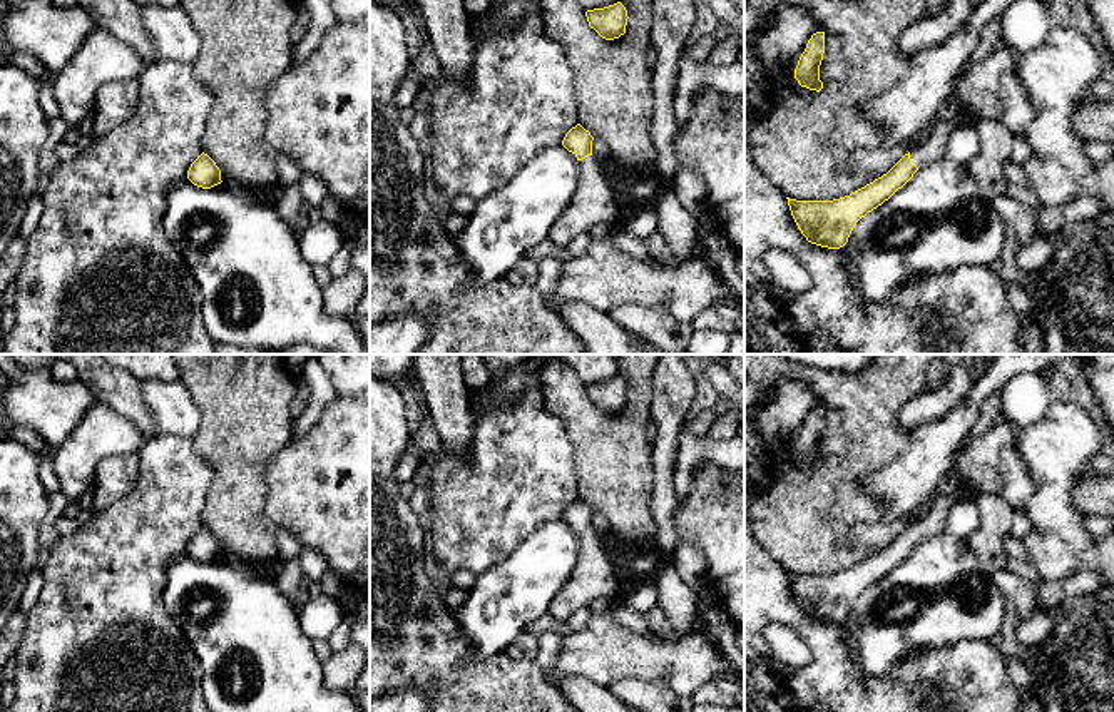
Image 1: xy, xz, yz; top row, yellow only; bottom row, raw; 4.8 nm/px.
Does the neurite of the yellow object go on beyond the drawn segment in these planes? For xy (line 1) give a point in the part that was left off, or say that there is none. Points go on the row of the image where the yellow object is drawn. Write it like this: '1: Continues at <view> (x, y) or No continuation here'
1: No continuation here

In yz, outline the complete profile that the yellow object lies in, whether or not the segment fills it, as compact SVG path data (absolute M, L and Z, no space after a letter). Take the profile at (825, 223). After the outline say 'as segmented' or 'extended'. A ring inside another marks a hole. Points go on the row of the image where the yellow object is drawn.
M948 124L937 127L925 144L917 145L887 174L850 196L833 201L796 201L786 197L798 229L811 244L828 249L843 247L861 217L888 201L920 167L943 155L947 139Z; extended

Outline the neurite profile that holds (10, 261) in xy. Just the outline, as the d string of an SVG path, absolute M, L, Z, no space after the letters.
M17 234L7 246L5 252L0 256L0 323L5 306L3 292L15 282L25 251L27 241Z

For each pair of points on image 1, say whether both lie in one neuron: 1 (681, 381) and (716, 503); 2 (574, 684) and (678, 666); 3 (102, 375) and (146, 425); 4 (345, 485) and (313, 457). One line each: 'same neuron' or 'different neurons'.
1: different neurons
2: different neurons
3: same neuron
4: same neuron

